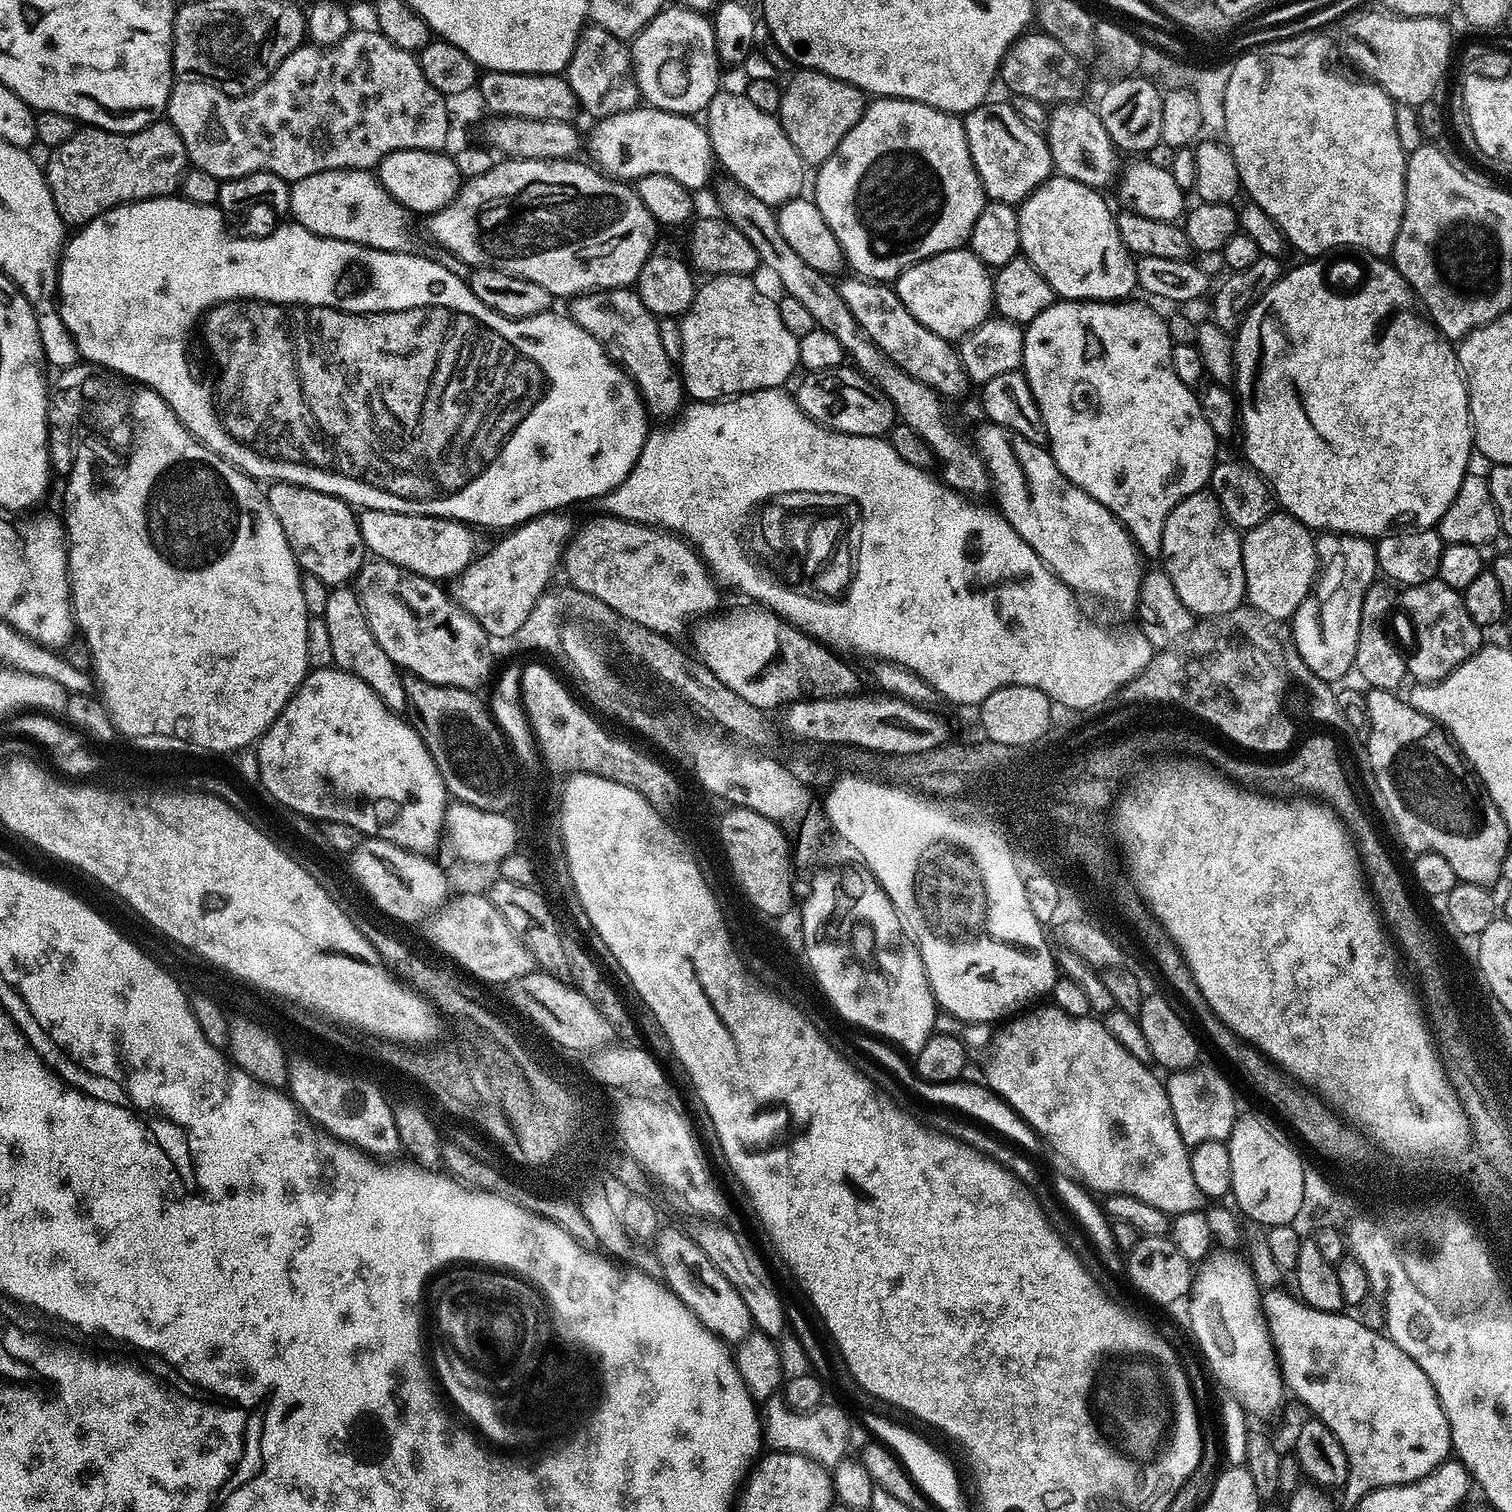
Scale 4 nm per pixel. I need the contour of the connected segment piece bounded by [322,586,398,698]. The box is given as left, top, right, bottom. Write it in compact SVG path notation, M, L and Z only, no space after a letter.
M336 586L329 592L332 593L324 604L322 615L326 630L330 630L330 650L335 667L362 678L362 682L370 685L381 698L388 698L396 684L398 669L386 654L386 650L378 646L368 625L368 619L364 616L364 605L361 604L359 595L353 589L351 592L348 586Z

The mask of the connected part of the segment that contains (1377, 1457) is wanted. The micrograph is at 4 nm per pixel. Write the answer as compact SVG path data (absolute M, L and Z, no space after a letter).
M1265 1291L1262 1296L1264 1315L1287 1391L1291 1395L1293 1392L1312 1411L1309 1413L1330 1429L1346 1454L1348 1483L1342 1488L1345 1498L1355 1502L1373 1488L1414 1484L1449 1459L1452 1435L1448 1416L1430 1378L1422 1374L1422 1366L1418 1366L1418 1362L1388 1339L1383 1331L1375 1332L1362 1321L1344 1316L1343 1311L1314 1310L1289 1292Z

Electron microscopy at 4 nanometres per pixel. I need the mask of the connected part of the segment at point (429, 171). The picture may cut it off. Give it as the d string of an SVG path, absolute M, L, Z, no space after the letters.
M402 150L390 154L378 165L378 179L384 188L409 213L428 212L435 214L455 203L462 187L462 175L451 155L443 156L443 151L423 152L422 150Z

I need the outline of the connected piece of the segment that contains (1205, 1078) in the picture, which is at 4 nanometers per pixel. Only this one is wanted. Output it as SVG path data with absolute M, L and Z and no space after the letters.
M1193 1066L1173 1071L1169 1080L1166 1080L1168 1090L1168 1101L1174 1122L1178 1126L1178 1134L1184 1139L1185 1145L1195 1146L1210 1140L1227 1141L1232 1127L1236 1125L1238 1109L1236 1109L1236 1092L1232 1084L1216 1068L1200 1068Z

